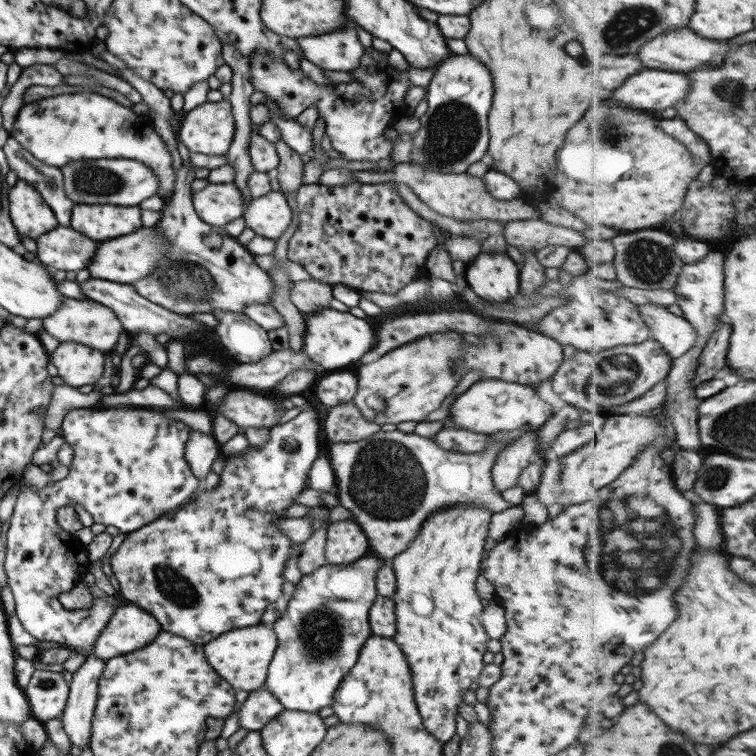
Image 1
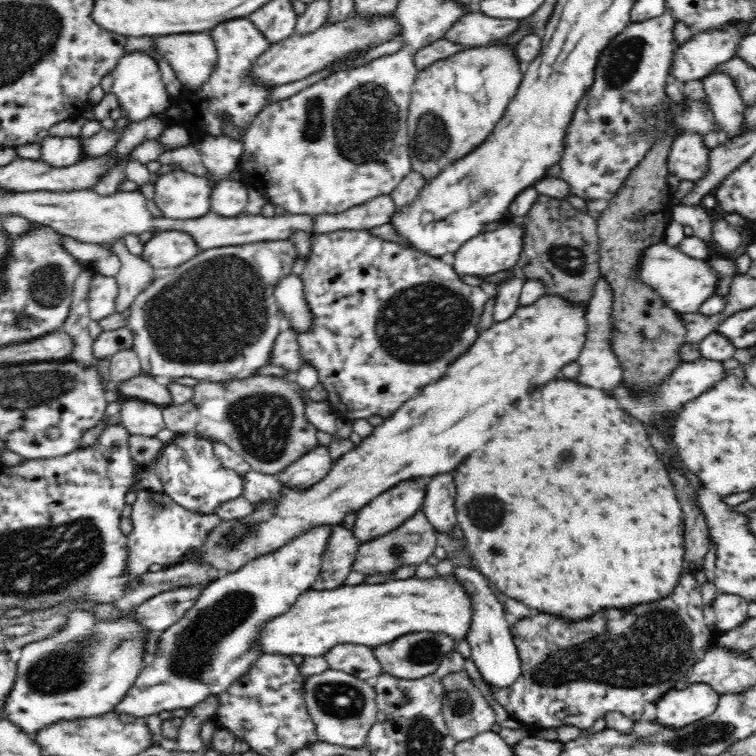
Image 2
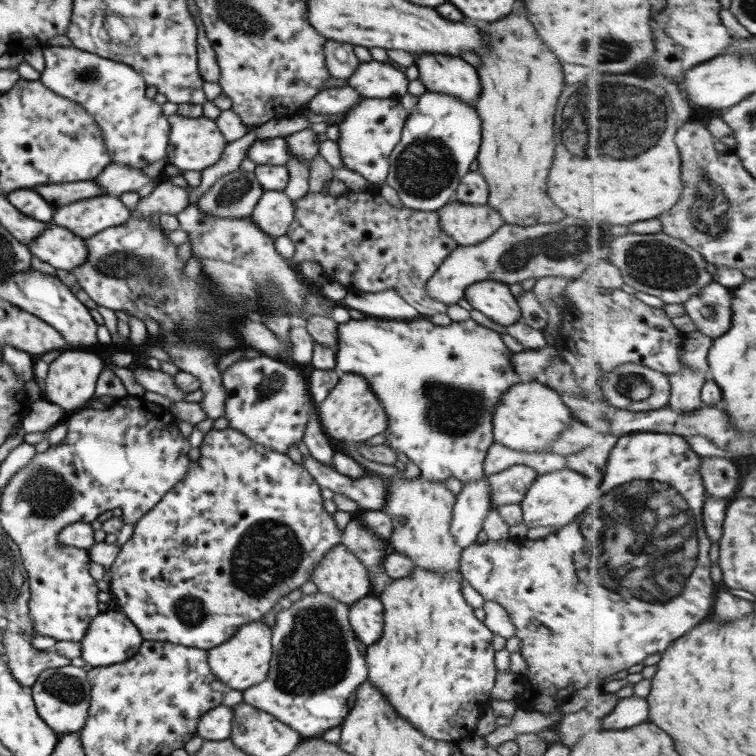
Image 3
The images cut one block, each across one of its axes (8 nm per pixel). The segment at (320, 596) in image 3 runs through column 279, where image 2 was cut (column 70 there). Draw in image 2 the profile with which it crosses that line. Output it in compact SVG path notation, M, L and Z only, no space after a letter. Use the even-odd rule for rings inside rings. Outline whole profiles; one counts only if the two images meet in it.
M73 609L66 615L66 622L60 630L42 640L25 644L16 654L17 676L12 690L3 702L2 718L11 721L32 740L36 734L58 722L72 722L102 716L116 711L128 690L134 688L138 676L144 671L144 656L148 648L148 629L137 614L130 613L116 620L100 618L83 609Z

